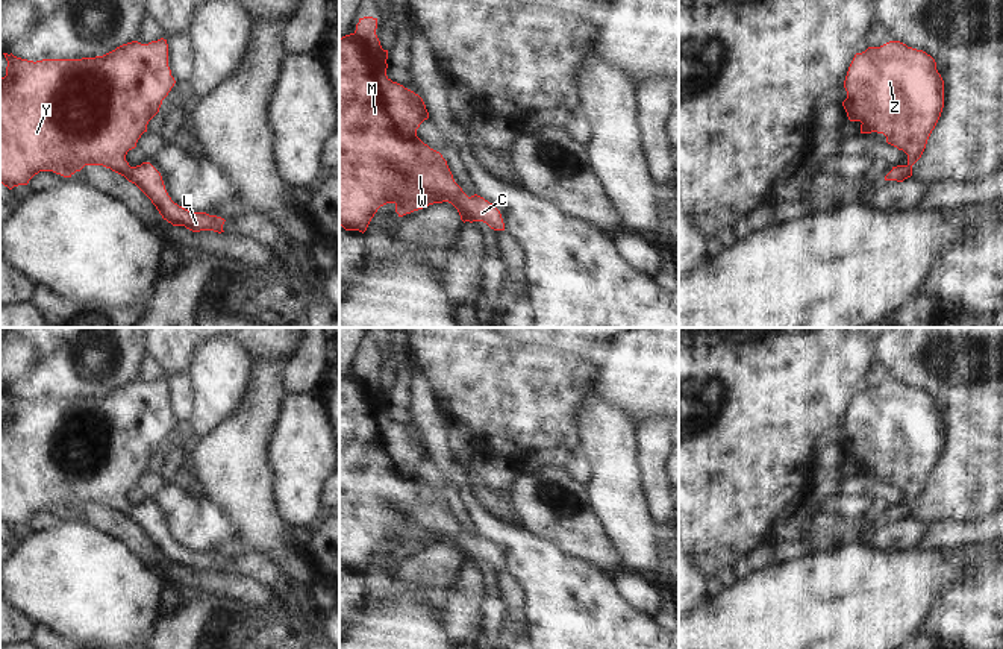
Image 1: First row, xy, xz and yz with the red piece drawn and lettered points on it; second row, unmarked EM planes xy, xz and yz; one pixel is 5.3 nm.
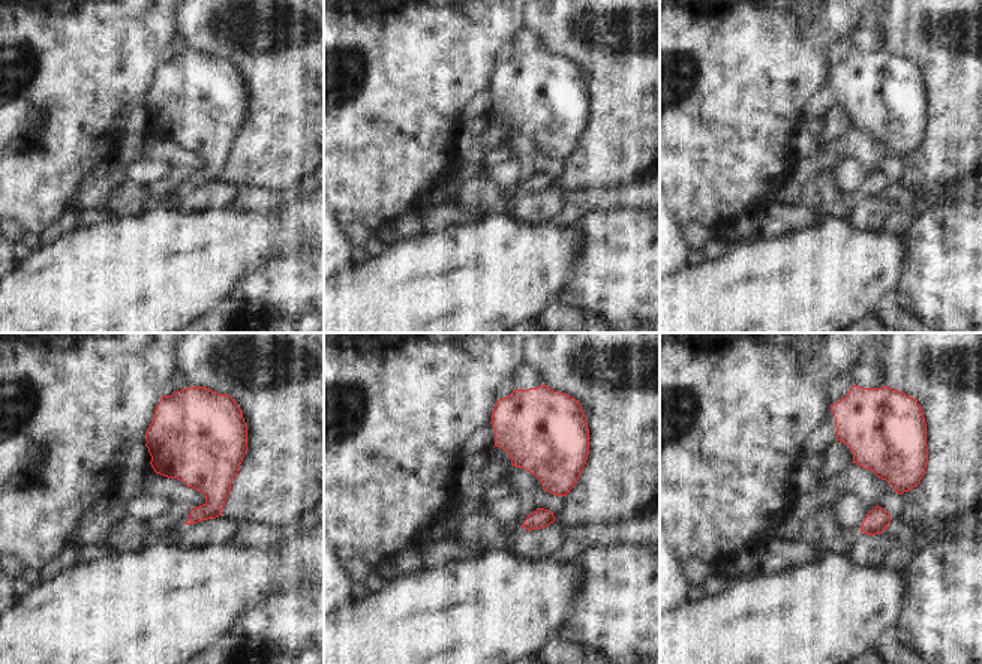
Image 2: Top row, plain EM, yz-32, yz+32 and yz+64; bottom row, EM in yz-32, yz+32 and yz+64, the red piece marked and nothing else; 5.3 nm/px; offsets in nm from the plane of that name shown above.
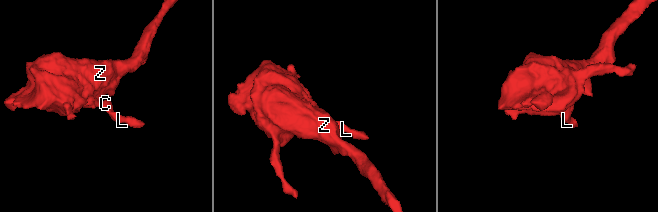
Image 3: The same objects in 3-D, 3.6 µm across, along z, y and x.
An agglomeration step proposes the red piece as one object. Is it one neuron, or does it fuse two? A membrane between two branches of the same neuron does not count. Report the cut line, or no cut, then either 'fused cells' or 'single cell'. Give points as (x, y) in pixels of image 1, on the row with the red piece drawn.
no cut | single cell

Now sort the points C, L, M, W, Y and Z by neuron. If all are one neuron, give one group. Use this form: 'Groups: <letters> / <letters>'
Groups: C L M W Y Z

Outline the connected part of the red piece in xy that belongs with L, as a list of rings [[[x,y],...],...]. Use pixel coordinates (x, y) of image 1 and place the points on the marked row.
[[[161,38],[148,44],[132,41],[95,58],[82,59],[42,59],[27,61],[3,53],[8,67],[0,79],[0,183],[12,190],[27,185],[39,171],[53,171],[71,177],[85,165],[103,165],[135,183],[156,206],[164,220],[173,226],[185,226],[192,232],[224,232],[224,218],[206,212],[188,211],[171,200],[161,173],[150,164],[130,167],[126,161],[129,150],[147,132],[148,121],[159,112],[162,100],[168,96],[176,80],[168,67],[168,44]]]

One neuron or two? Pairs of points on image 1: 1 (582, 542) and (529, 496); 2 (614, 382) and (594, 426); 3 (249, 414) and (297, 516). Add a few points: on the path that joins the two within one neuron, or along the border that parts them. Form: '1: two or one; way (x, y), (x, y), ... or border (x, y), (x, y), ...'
1: one; way (568, 528), (543, 507)
2: two; border (591, 384), (591, 390), (612, 404), (632, 425)
3: two; border (278, 413), (265, 446), (265, 463), (271, 481)

